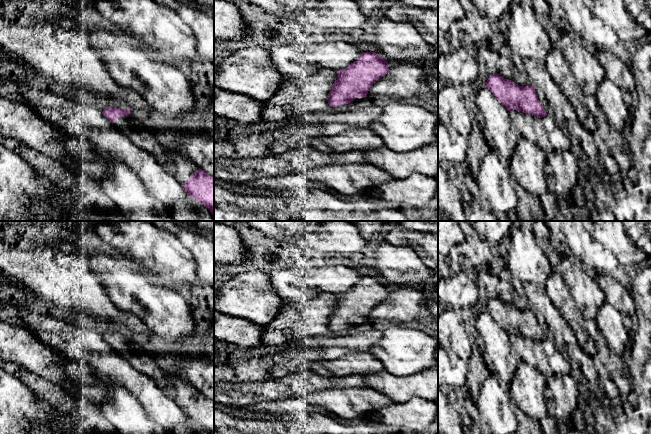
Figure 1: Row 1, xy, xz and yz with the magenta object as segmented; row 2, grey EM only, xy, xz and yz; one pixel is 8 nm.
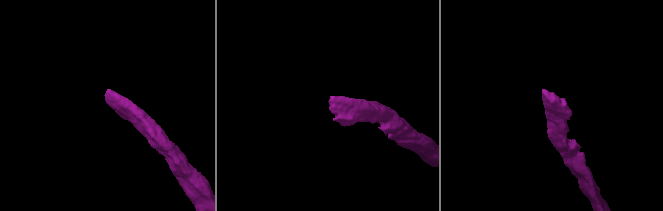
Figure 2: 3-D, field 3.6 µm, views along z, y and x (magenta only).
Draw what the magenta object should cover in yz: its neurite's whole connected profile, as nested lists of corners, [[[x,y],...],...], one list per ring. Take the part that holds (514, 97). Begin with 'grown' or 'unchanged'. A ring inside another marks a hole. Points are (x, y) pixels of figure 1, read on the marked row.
unchanged; [[[499,74],[489,75],[486,87],[508,111],[521,111],[539,118],[547,115],[541,105],[534,85],[519,86]]]

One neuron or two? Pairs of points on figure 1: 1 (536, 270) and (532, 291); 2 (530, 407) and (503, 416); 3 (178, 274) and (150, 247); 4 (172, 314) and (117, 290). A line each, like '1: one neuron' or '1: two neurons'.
1: two neurons
2: two neurons
3: one neuron
4: one neuron

